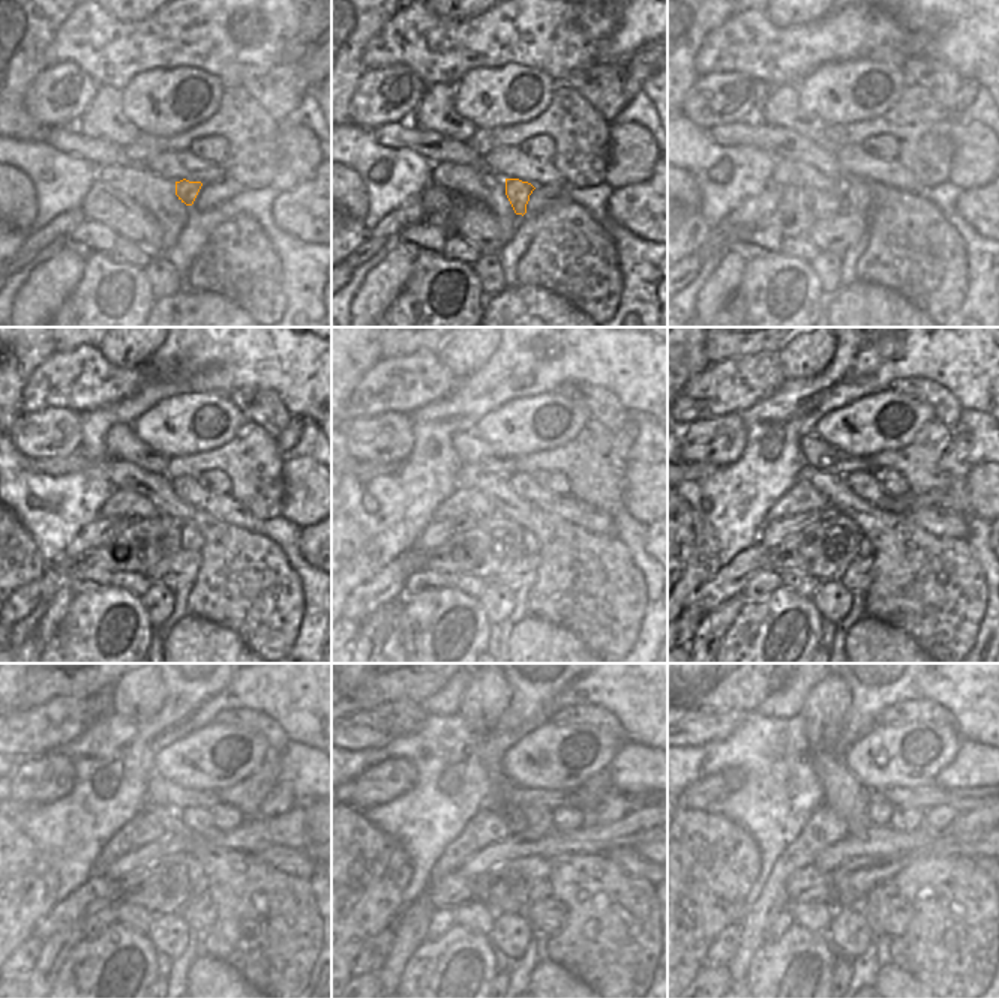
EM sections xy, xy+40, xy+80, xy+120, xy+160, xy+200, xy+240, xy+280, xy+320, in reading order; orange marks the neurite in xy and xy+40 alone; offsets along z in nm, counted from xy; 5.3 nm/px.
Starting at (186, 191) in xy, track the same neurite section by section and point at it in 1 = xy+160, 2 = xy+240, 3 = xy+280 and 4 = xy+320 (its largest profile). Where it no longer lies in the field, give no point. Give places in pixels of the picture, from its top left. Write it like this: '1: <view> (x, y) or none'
1: xy+160 (530, 542)
2: xy+240 (201, 886)
3: xy+280 (542, 889)
4: xy+320 (875, 905)

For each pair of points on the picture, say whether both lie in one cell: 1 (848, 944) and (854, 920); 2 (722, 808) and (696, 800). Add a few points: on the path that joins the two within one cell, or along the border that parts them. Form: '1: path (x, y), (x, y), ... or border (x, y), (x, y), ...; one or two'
1: path (849, 938), (849, 926); one
2: border (740, 787), (705, 808); two

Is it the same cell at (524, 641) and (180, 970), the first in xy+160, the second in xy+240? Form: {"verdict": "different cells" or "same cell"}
{"verdict": "different cells"}

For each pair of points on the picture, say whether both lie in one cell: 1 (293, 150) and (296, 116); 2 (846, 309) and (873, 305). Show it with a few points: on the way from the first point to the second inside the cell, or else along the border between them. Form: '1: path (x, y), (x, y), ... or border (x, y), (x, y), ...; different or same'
1: border (278, 129), (305, 125), (315, 135); different
2: path (852, 309), (867, 309); same

